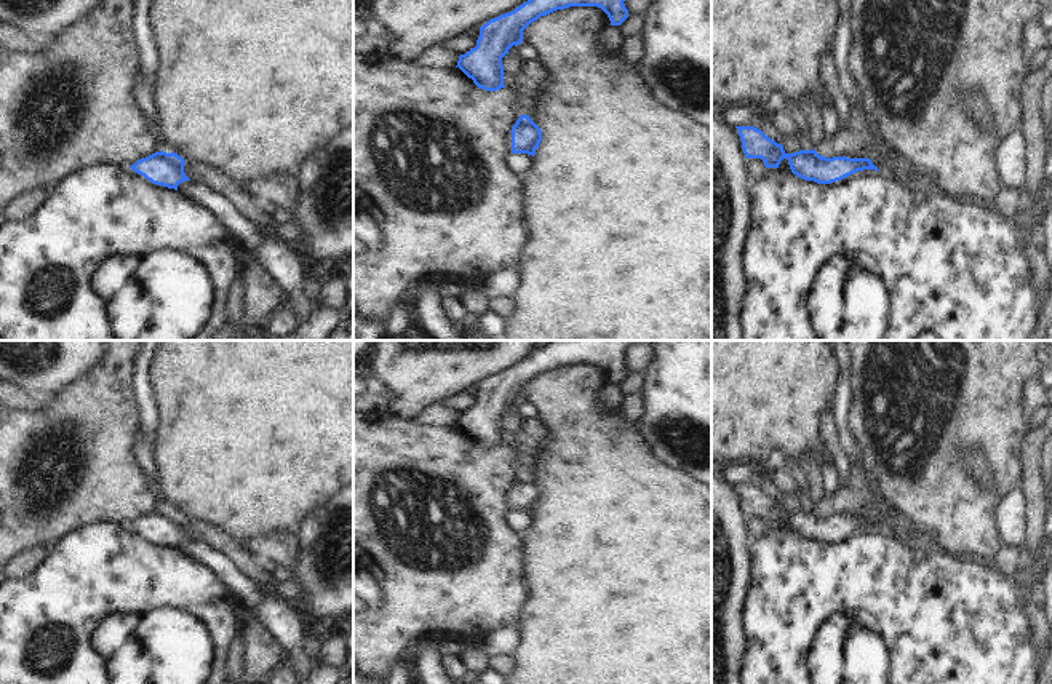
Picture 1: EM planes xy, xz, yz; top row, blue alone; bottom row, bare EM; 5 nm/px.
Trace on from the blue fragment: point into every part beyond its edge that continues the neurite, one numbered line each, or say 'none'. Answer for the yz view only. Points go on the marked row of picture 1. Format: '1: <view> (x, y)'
none

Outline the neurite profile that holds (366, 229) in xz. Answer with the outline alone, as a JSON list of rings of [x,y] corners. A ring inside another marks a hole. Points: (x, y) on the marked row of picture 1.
[[[353,208],[353,237],[360,240],[366,249],[379,251],[385,246],[384,232],[377,219],[368,211]]]

